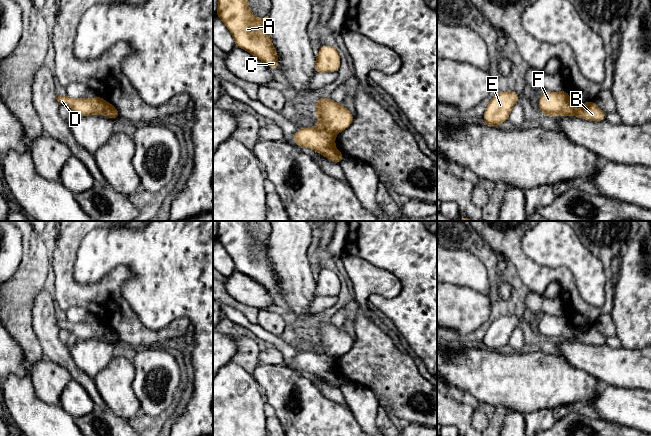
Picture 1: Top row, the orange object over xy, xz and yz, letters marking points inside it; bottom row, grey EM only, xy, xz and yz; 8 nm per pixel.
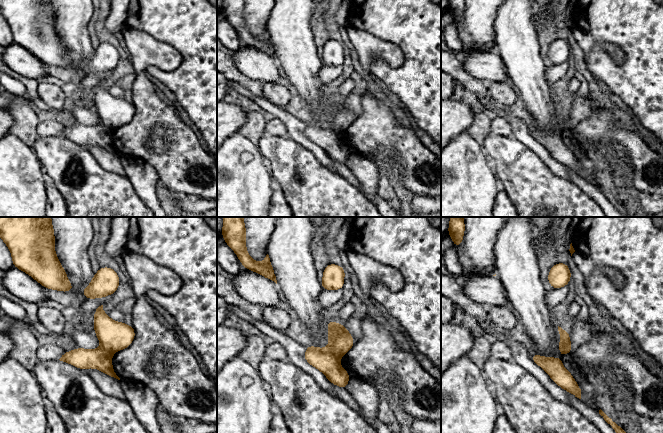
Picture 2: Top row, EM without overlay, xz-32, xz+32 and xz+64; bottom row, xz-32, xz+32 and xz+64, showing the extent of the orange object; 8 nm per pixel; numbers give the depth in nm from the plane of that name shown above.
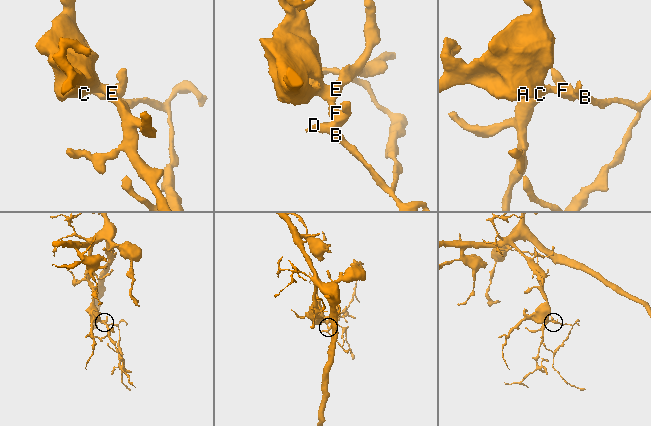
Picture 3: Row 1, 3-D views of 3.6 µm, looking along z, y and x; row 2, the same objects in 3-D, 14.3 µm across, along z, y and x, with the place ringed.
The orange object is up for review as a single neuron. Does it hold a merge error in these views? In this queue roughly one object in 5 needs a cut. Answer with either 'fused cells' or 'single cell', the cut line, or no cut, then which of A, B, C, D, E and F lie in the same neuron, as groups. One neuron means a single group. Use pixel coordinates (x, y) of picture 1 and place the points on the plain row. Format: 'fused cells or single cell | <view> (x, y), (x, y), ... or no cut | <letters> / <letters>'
fused cells | xz (319, 348), (334, 359) | A C E F / B D

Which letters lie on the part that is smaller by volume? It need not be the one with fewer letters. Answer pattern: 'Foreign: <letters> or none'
Foreign: B, D

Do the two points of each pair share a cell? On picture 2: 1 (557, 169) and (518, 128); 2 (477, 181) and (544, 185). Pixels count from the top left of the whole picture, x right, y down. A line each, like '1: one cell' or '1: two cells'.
1: one cell
2: two cells

